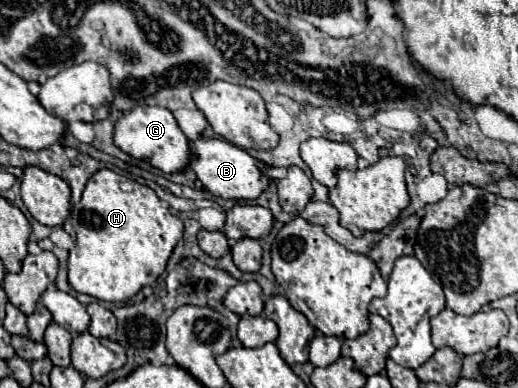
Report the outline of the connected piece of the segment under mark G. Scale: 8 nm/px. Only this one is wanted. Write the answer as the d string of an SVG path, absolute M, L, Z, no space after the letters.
M137 106L115 124L115 144L133 158L147 160L165 174L181 172L191 162L189 138L179 128L173 112L161 106Z

